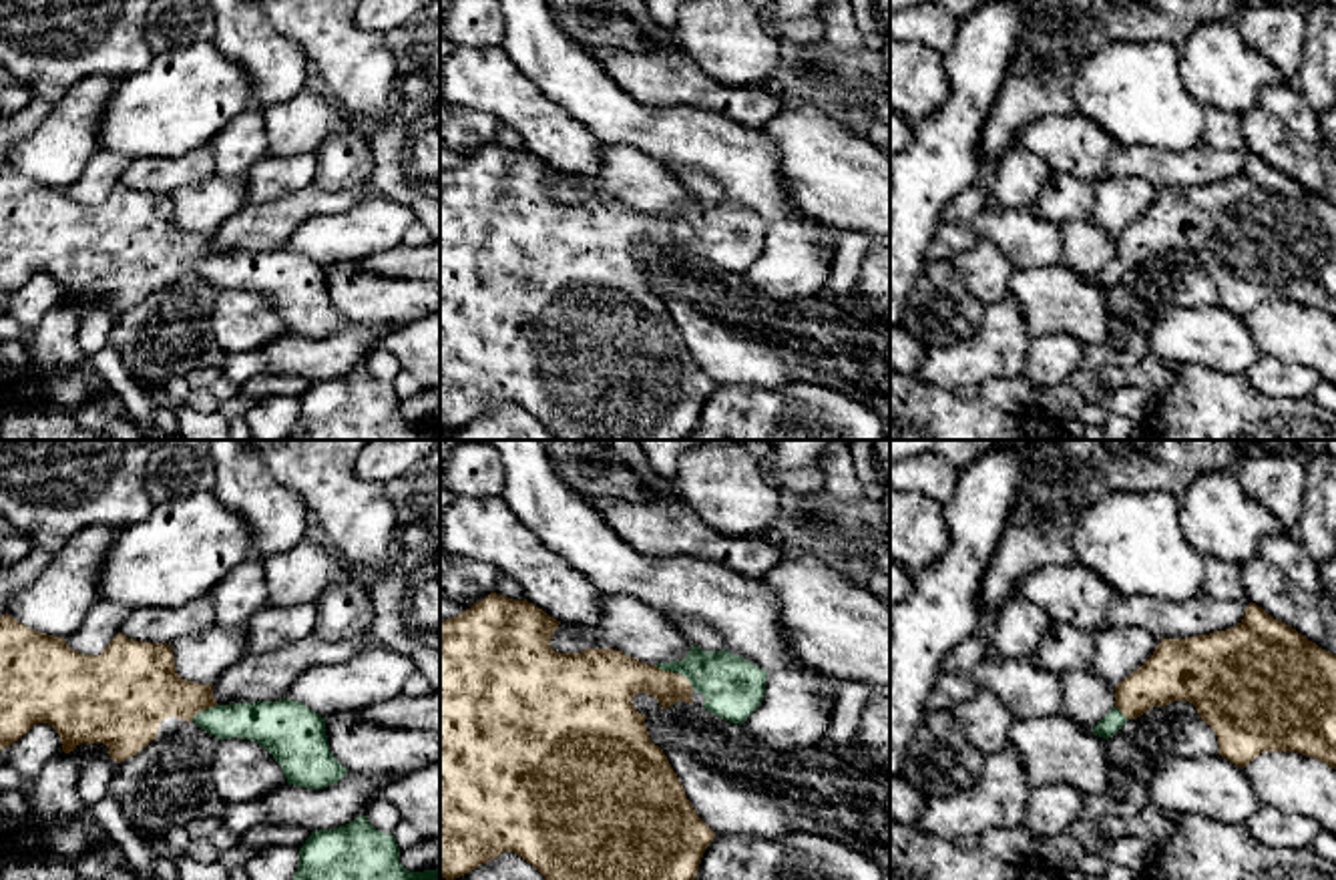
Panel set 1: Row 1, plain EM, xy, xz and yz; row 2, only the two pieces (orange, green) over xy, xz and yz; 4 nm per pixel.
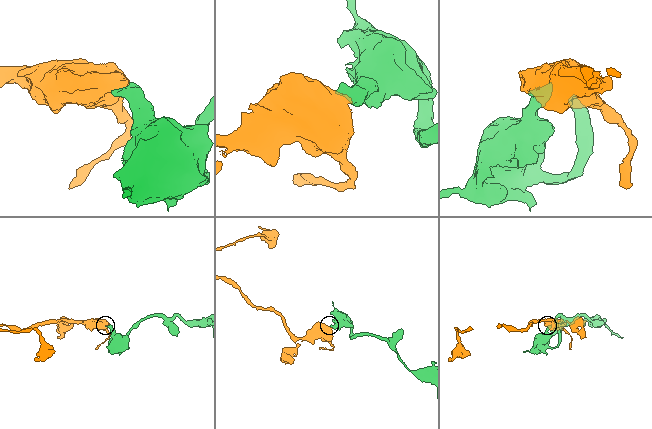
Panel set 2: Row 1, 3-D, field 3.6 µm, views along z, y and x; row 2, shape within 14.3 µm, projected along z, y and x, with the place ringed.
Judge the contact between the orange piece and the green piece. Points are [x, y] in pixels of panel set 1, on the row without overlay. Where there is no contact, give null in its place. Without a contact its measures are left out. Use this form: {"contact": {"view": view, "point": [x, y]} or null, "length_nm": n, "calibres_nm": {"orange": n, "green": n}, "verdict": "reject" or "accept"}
{"contact": {"view": "xz", "point": [676, 224]}, "length_nm": 190, "calibres_nm": {"orange": 220, "green": 240}, "verdict": "accept"}

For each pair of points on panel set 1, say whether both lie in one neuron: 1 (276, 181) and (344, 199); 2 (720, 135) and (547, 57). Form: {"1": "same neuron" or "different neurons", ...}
{"1": "different neurons", "2": "same neuron"}

